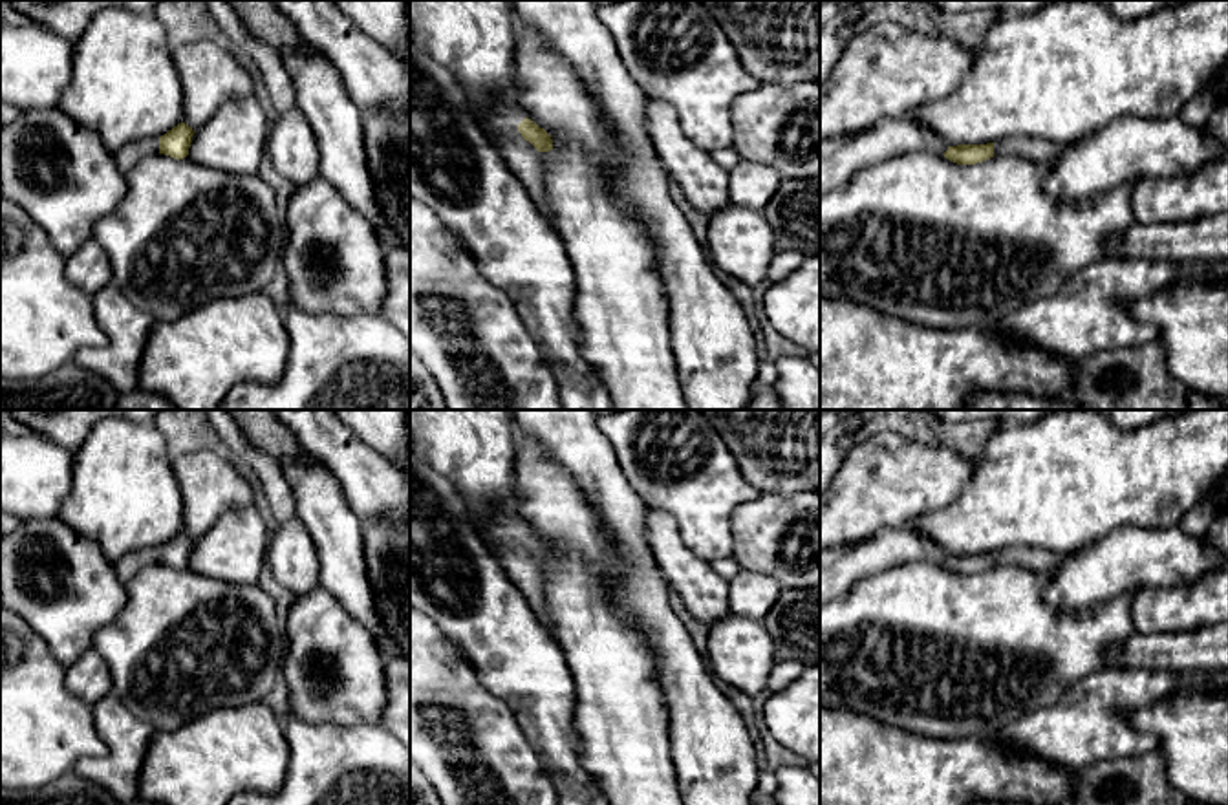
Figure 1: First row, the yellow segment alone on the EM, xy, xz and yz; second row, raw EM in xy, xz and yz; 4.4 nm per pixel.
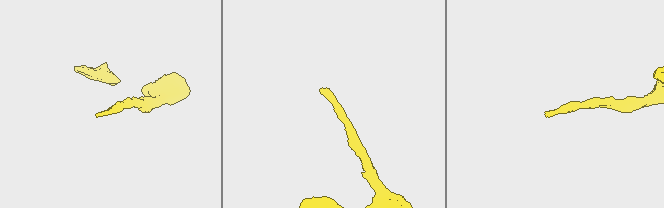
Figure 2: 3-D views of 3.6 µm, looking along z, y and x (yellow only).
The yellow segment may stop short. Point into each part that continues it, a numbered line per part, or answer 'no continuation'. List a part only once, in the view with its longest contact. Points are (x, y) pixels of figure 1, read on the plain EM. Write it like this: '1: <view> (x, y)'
1: xz (502, 531)

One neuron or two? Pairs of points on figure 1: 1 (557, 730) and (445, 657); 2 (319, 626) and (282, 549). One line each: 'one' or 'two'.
1: two
2: two

